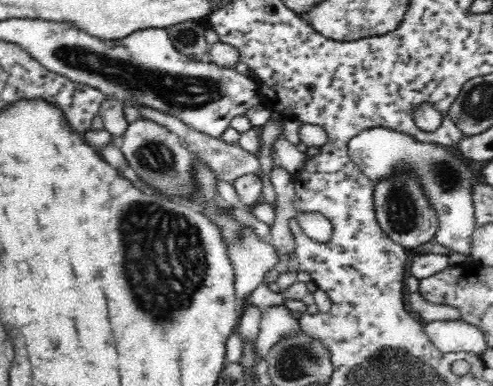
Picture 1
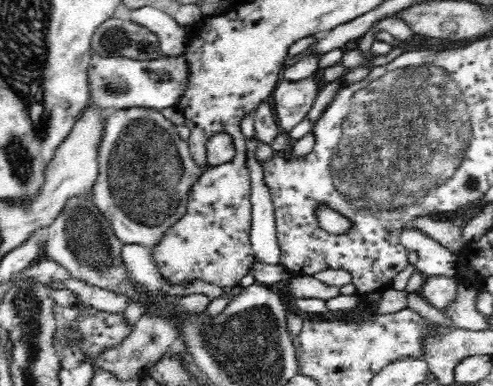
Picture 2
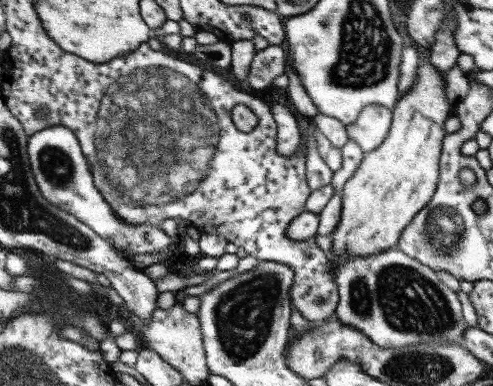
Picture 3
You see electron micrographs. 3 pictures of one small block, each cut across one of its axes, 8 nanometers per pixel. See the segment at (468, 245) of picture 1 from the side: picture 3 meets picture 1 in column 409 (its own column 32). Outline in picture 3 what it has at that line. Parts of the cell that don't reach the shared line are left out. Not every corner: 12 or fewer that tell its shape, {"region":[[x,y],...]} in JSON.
{"region":[[77,136],[29,138],[45,200],[99,238],[145,254],[177,242],[125,226],[99,194]]}

